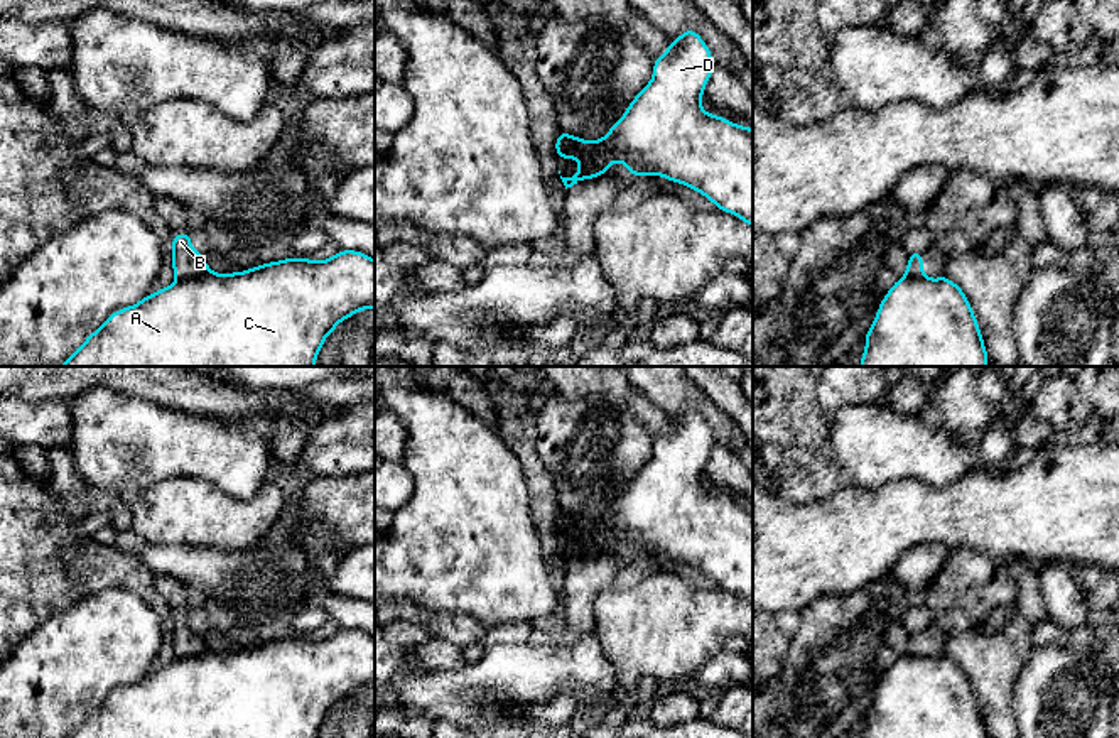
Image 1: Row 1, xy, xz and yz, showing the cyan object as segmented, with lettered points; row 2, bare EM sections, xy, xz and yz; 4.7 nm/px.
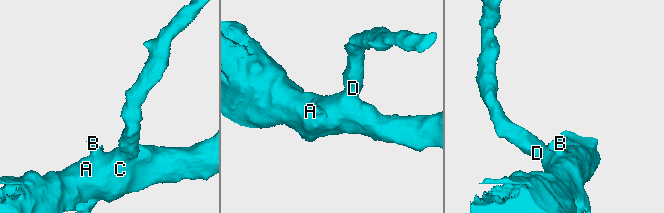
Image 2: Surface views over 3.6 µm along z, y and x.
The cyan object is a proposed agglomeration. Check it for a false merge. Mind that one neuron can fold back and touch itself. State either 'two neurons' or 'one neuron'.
two neurons

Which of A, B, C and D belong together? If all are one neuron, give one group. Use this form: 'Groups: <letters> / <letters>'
Groups: A C D / B

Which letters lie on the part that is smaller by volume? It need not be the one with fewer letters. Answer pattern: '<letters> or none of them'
B

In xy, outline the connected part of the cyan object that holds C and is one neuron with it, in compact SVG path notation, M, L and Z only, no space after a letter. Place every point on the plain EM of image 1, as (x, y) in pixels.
M339 628L329 638L300 635L235 652L176 659L140 681L118 687L68 738L317 738L336 703L359 687L375 686L375 638L358 628Z

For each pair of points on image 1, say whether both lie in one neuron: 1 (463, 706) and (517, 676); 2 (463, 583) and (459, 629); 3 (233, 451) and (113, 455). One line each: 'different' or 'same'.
1: same
2: different
3: same

